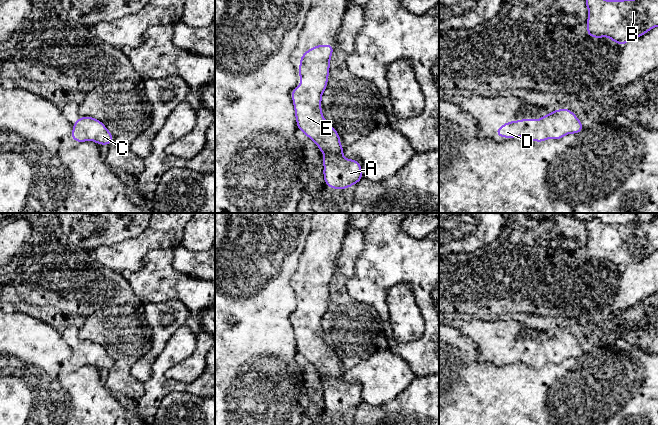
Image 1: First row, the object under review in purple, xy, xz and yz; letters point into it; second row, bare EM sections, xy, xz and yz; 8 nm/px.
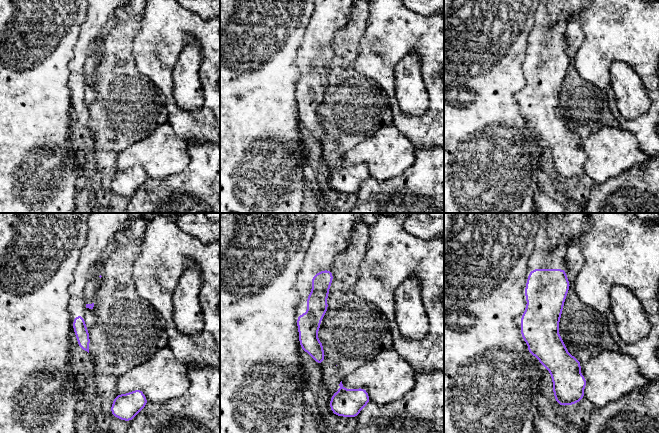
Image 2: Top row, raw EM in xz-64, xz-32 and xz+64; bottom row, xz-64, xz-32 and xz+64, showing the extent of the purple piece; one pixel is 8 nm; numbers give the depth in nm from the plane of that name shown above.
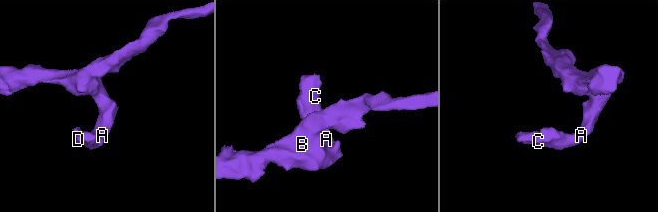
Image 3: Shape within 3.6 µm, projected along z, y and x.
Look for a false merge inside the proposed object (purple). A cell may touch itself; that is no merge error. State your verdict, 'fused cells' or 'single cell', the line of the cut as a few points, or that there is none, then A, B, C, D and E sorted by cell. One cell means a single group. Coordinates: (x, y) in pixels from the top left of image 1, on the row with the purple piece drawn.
single cell | no cut | A B C D E

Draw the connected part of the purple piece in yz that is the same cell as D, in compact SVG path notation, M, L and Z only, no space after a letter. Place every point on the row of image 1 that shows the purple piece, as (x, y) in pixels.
M567 108L553 110L539 119L522 119L501 125L496 134L499 137L522 137L526 140L543 142L547 139L559 140L567 134L577 134L584 129L577 116Z

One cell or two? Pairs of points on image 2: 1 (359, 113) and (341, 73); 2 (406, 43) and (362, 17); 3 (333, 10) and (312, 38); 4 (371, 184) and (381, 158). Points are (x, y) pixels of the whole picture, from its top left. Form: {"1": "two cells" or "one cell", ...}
{"1": "one cell", "2": "two cells", "3": "one cell", "4": "two cells"}

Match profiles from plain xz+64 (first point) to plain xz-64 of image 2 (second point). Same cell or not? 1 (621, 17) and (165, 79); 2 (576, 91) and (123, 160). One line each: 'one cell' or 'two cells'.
1: one cell
2: two cells

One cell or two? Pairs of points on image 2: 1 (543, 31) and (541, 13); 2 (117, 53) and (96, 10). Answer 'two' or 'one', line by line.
1: one
2: two

